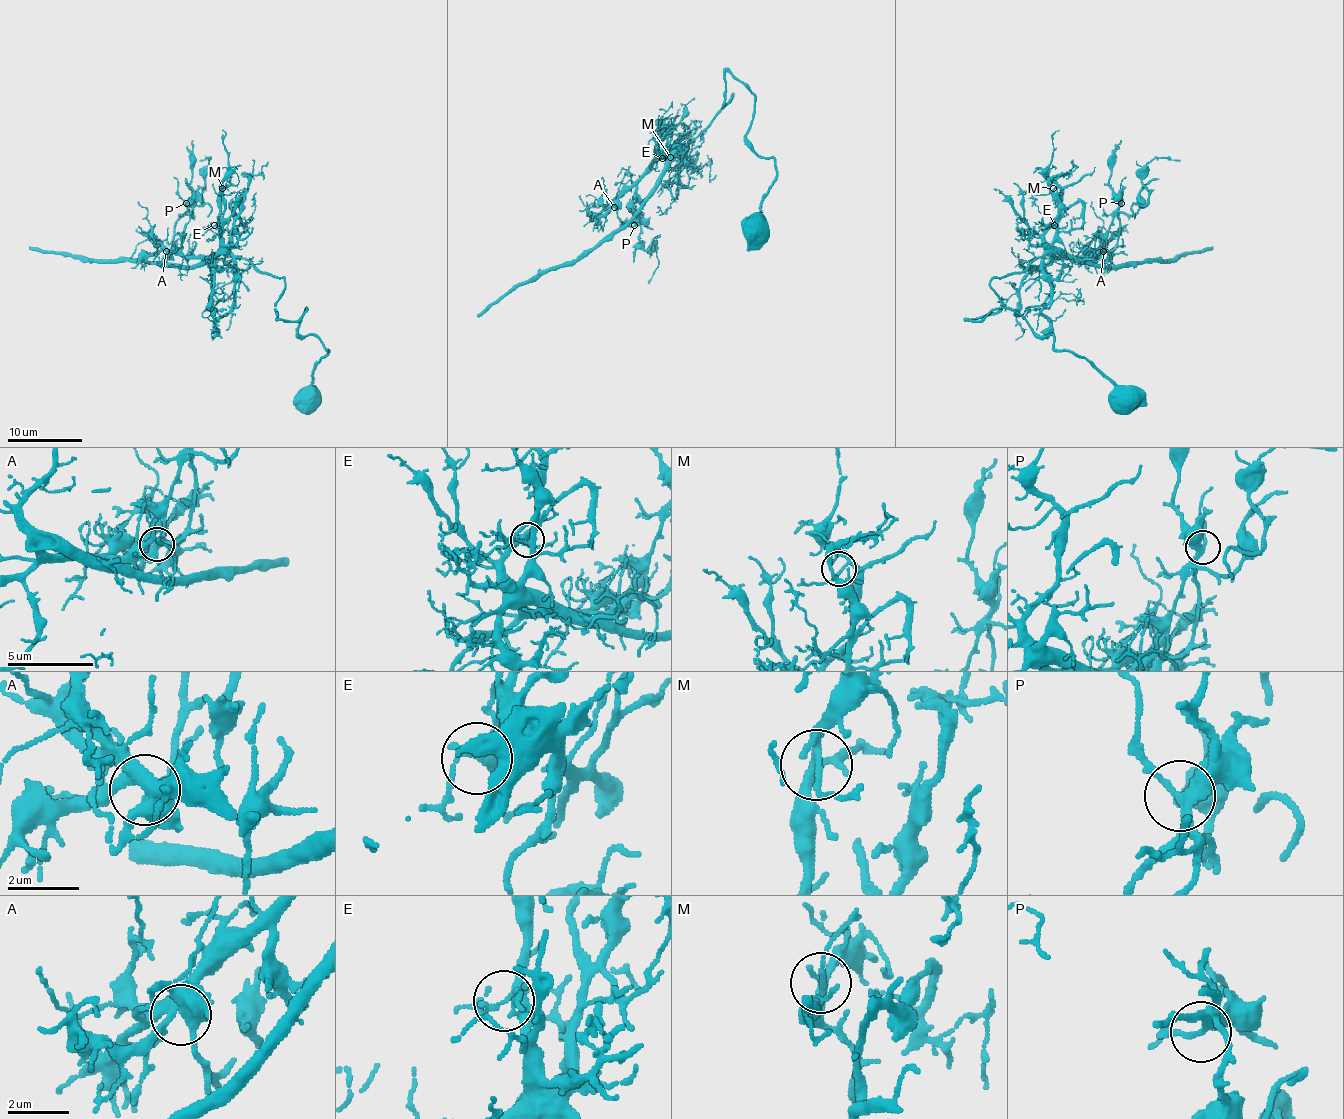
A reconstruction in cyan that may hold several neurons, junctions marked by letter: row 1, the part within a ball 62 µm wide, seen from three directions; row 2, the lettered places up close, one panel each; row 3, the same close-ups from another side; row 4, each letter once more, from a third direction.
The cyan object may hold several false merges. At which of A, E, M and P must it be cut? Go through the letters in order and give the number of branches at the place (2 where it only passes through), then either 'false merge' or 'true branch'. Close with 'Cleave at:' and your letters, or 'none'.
A: 5 | true branch
E: 3 | true branch
M: 3 | true branch
P: 3 | true branch
Cleave at: none

